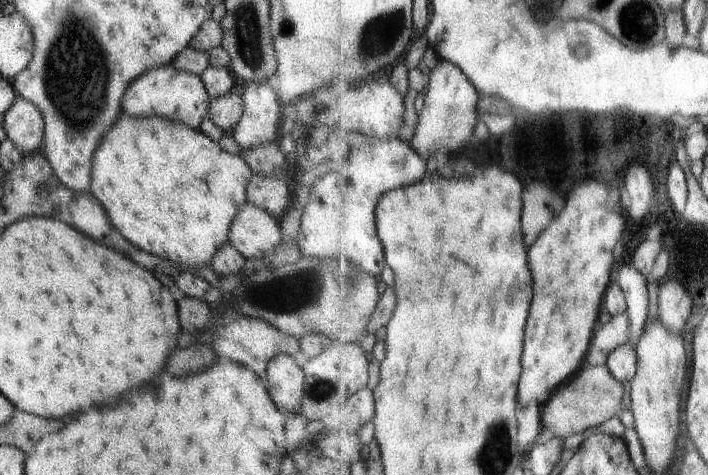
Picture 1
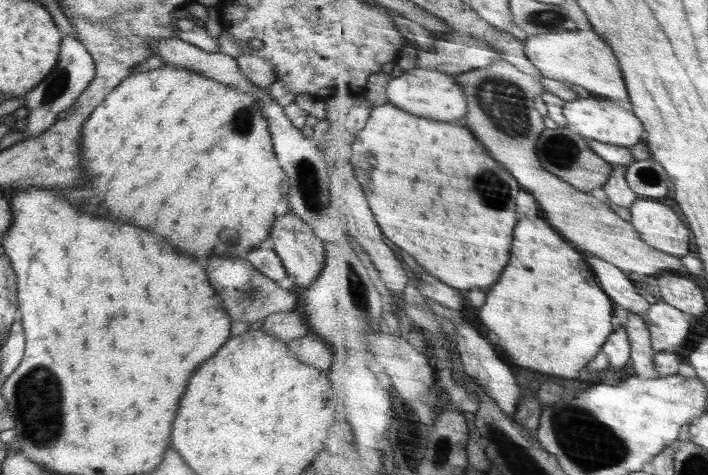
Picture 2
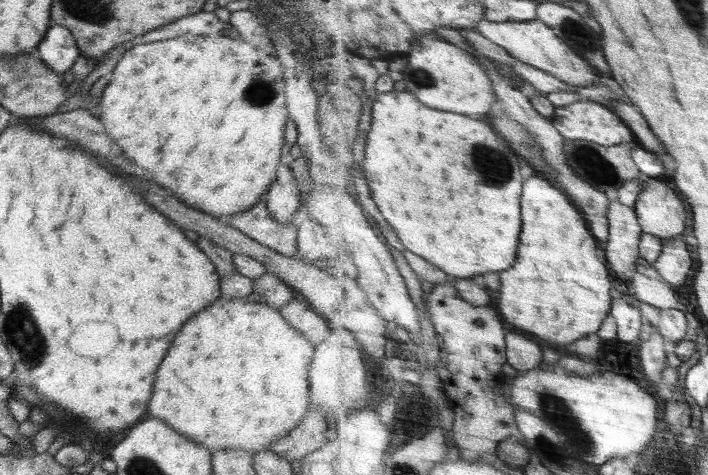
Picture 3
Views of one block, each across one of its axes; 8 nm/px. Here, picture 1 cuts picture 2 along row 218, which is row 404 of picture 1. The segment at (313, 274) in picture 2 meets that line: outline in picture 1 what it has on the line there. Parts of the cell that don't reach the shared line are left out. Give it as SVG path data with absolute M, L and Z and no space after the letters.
M279 354L268 363L266 374L268 394L280 412L299 415L305 383L302 367L291 356Z

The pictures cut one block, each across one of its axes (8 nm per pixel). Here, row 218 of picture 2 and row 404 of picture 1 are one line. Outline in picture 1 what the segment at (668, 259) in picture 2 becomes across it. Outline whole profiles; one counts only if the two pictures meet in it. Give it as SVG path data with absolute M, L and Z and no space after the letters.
M588 361L578 374L562 386L543 409L544 426L556 437L565 440L593 428L598 430L614 417L624 414L624 384L609 369L608 365L591 365Z

